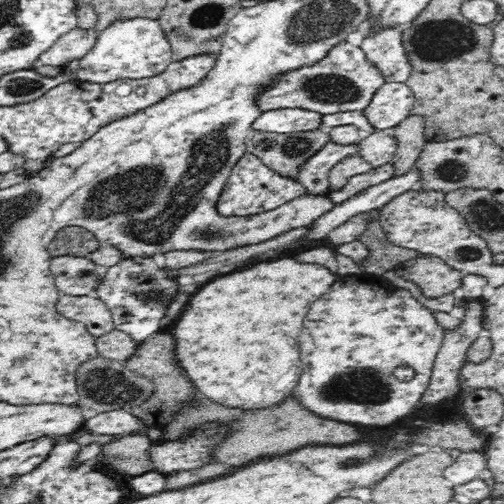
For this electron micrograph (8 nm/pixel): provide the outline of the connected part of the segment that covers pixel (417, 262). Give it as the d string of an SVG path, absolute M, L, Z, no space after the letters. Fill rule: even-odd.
M423 255L401 263L395 272L406 280L412 280L423 295L438 298L452 293L461 286L464 272L456 270L436 256Z

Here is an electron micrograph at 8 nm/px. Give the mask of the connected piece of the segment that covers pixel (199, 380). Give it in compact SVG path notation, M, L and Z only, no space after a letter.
M282 258L282 260L274 260L274 262L260 262L250 268L236 270L232 274L226 274L226 276L220 276L220 278L208 282L194 296L190 296L190 300L172 326L172 332L175 332L172 336L176 343L177 364L194 382L194 387L203 397L228 408L244 408L244 412L249 412L252 408L266 408L266 406L274 406L274 404L282 402L288 394L292 394L292 390L298 384L298 378L302 374L302 362L300 362L300 354L298 354L298 334L300 334L304 316L308 314L312 302L330 290L330 284L334 284L334 280L336 280L336 276L330 274L330 270L320 264L302 264L302 262L296 262L294 258Z

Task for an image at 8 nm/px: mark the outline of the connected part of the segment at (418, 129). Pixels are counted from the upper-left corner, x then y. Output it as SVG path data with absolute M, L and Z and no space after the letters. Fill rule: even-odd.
M410 116L384 132L396 137L397 150L391 163L394 166L394 175L414 169L423 146L428 142L424 136L424 117Z

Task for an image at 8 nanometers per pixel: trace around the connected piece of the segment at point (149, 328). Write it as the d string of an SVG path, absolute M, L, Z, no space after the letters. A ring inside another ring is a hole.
M134 255L119 260L108 271L95 288L98 299L106 303L112 313L115 328L130 335L139 345L150 336L162 332L164 316L168 302L178 292L178 282L170 275L168 268L159 268L153 257ZM152 292L159 292L159 297L148 297Z

